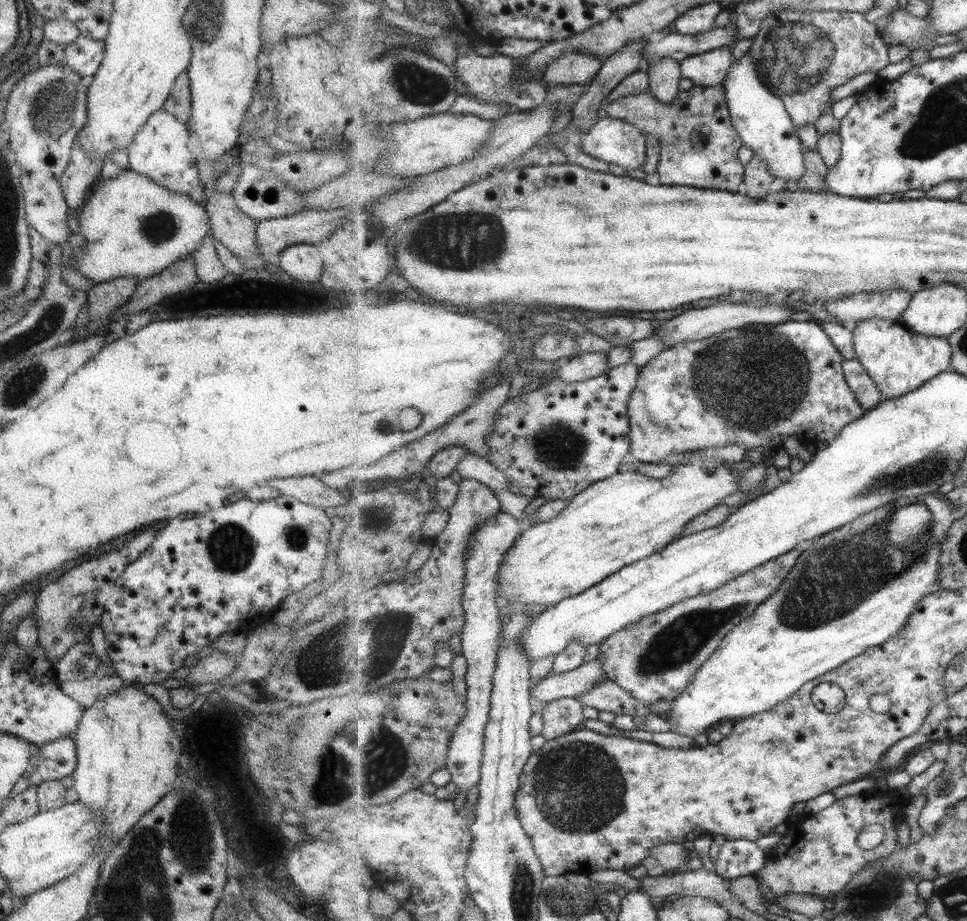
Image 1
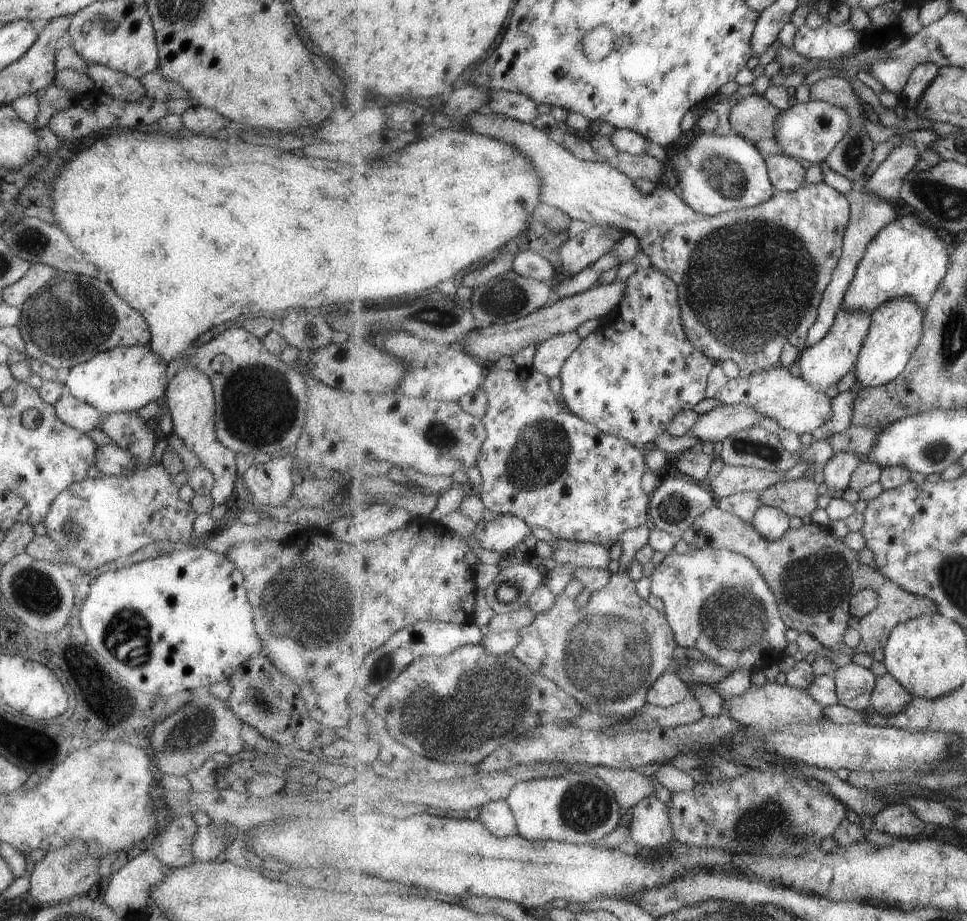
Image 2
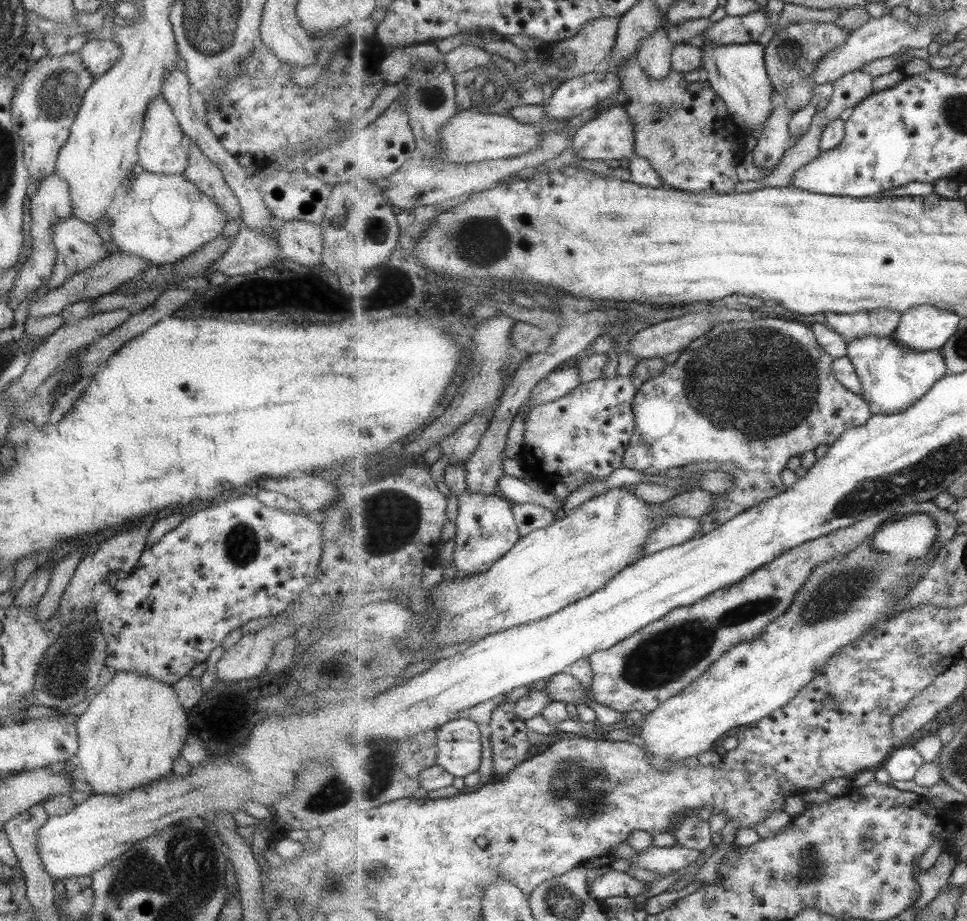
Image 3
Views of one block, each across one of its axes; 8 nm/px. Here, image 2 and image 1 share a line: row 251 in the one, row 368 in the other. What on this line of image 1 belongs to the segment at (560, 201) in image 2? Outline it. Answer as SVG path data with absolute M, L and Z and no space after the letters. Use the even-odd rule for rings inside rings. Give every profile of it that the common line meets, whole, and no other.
M783 322L783 324L749 324L745 328L738 328L735 330L727 330L723 334L704 338L697 341L683 341L673 347L666 347L659 356L653 358L649 364L642 367L640 371L640 378L637 387L631 392L631 401L627 404L627 416L629 416L629 426L631 426L631 448L630 451L634 458L641 463L658 464L667 460L667 456L671 454L683 454L687 451L706 450L706 448L715 448L719 446L727 446L727 444L739 445L745 450L751 448L762 448L762 461L767 468L767 481L766 488L759 491L752 491L748 494L748 502L756 500L765 493L772 492L782 484L779 478L779 469L777 469L771 462L770 458L773 457L773 451L779 449L782 443L776 444L777 438L785 440L787 436L797 438L802 444L815 444L820 440L830 442L835 440L839 433L855 420L860 419L865 415L866 411L861 406L860 401L857 400L856 394L849 386L848 380L844 375L843 364L845 357L835 347L835 343L829 337L829 333L825 332L823 325L813 324L813 322Z

